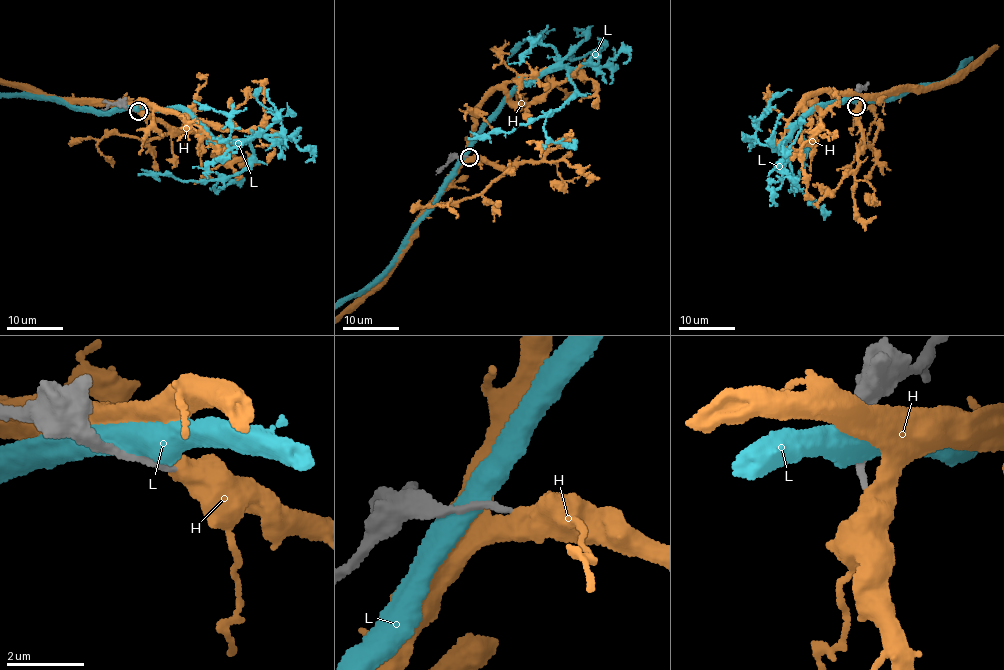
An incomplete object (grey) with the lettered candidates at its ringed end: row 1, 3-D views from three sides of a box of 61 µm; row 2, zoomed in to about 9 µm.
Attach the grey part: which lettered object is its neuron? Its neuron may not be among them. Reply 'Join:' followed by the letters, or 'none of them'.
Join: none of them

